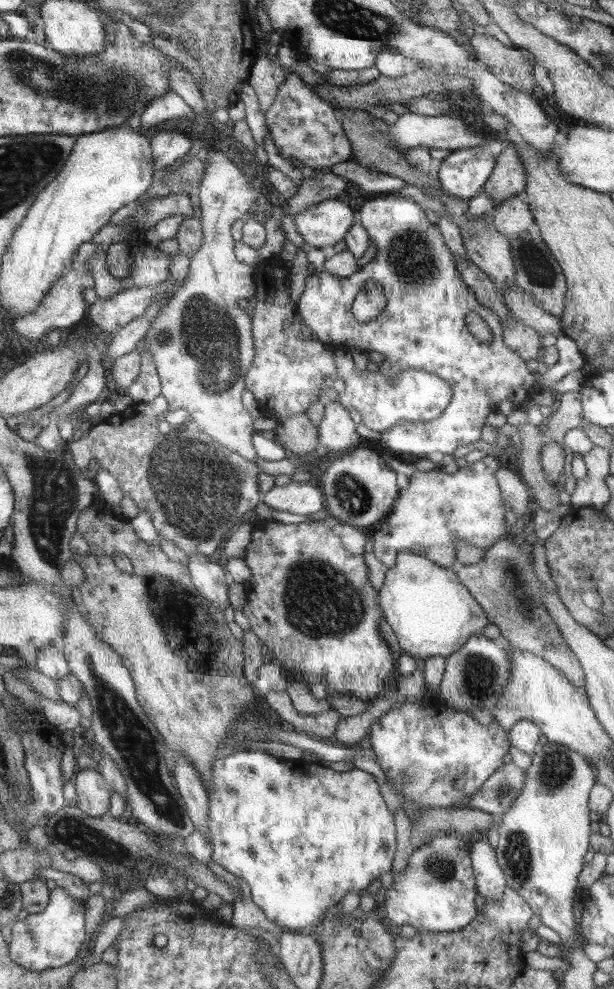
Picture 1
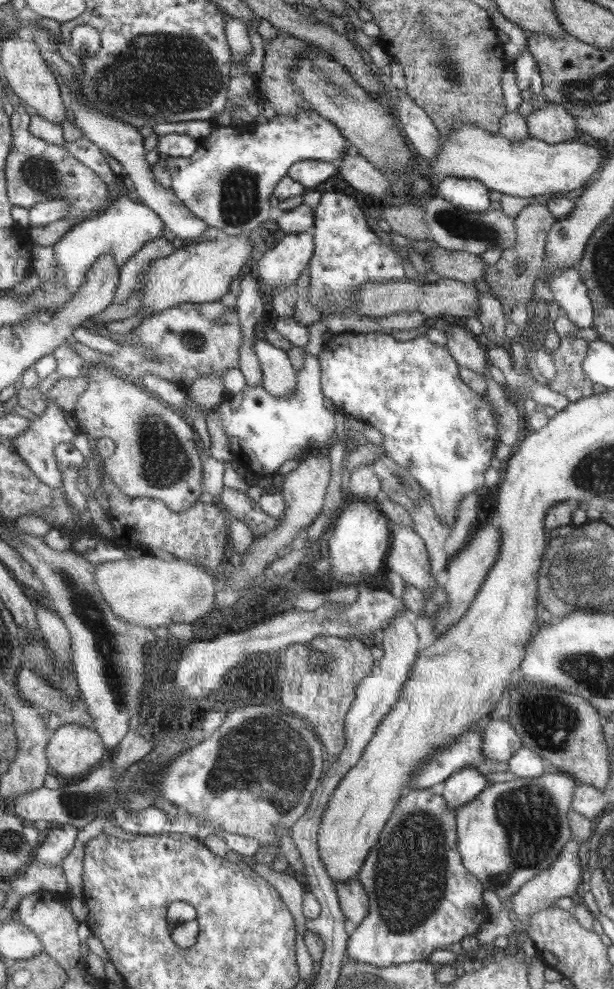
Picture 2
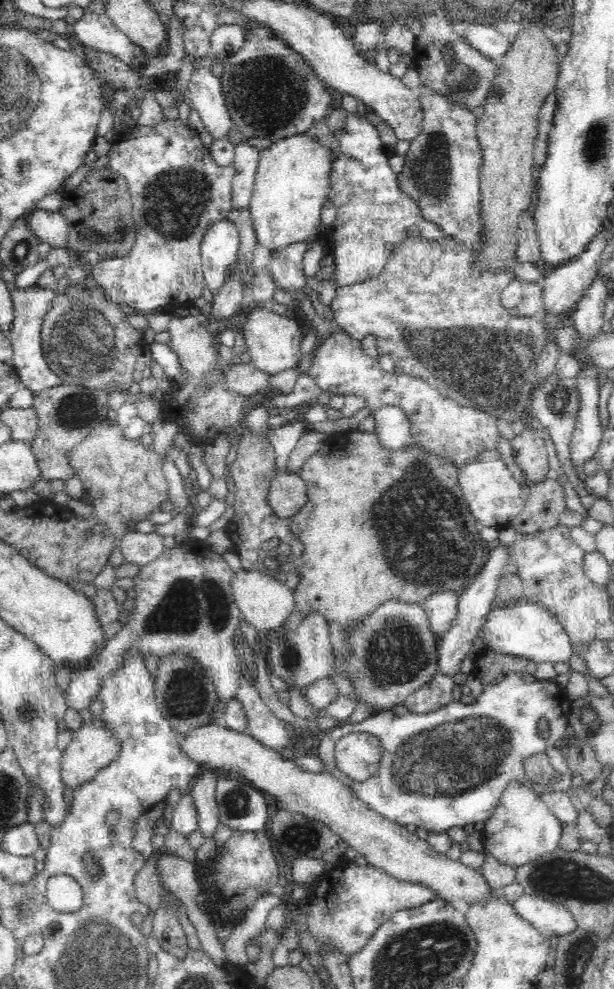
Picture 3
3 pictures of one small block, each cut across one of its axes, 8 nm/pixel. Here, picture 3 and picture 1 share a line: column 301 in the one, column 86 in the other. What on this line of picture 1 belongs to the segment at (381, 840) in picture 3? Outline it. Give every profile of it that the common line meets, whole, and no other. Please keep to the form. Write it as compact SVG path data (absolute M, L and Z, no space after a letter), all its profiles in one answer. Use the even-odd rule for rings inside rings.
M96 769L76 770L74 784L77 792L76 806L87 815L101 817L110 808L110 786Z

